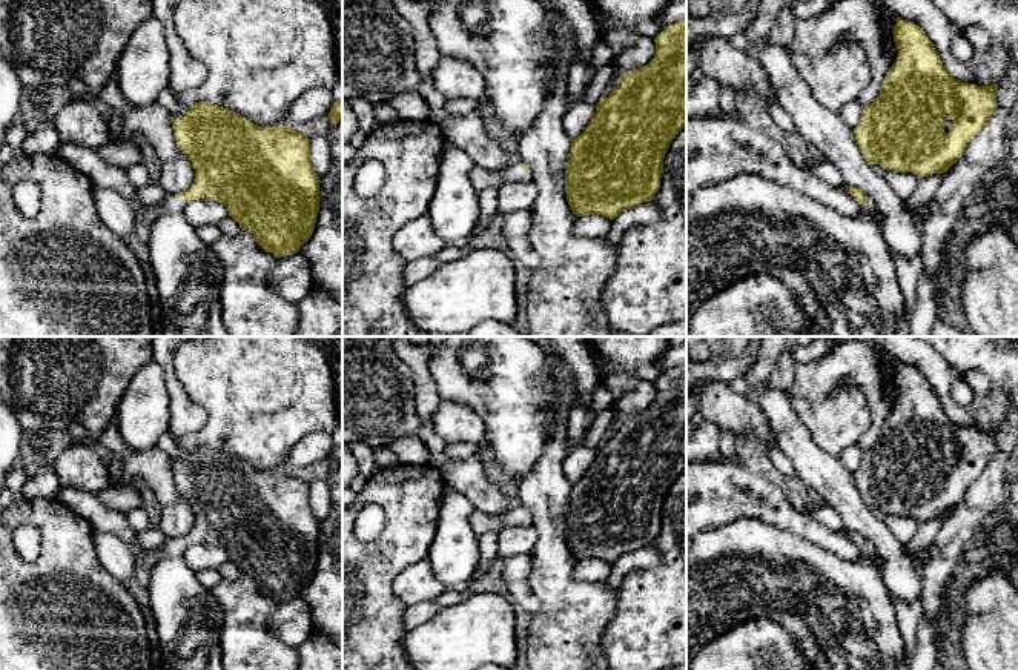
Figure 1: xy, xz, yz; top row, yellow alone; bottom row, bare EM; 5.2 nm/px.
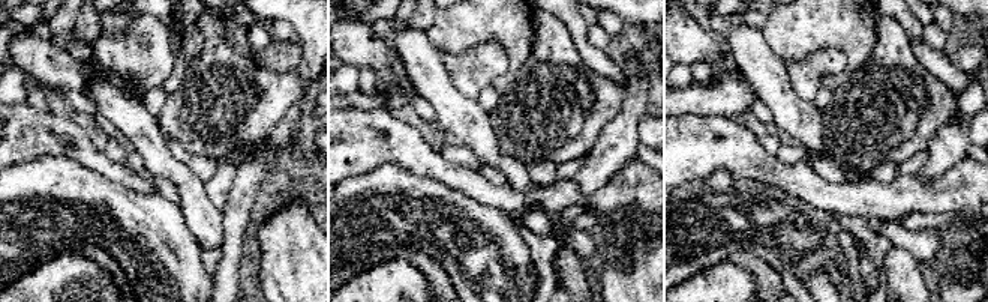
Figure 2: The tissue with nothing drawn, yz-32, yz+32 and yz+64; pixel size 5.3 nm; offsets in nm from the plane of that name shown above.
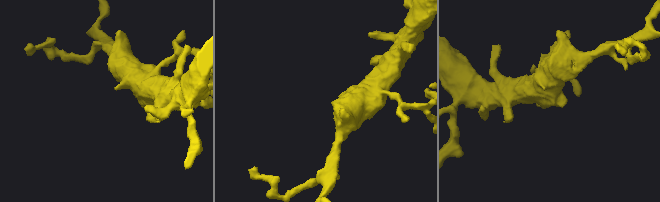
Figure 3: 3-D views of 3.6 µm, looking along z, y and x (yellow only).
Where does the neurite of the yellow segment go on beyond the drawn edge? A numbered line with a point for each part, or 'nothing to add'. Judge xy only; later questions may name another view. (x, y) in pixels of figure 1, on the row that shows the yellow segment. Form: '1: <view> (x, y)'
1: xy (103, 175)

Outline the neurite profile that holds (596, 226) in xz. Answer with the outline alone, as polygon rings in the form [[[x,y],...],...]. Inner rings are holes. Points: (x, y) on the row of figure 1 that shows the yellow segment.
[[[603,215],[577,217],[573,232],[579,237],[605,238],[613,227],[613,220]]]

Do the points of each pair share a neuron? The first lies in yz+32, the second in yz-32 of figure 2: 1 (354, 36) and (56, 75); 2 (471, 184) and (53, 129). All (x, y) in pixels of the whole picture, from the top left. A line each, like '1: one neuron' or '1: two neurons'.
1: one neuron
2: one neuron

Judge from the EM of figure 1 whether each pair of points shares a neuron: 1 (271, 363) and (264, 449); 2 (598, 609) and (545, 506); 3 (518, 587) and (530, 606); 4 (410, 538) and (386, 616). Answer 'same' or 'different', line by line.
1: same
2: same
3: same
4: same

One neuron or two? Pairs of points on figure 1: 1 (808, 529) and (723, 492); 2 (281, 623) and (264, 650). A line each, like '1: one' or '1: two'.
1: one
2: two

